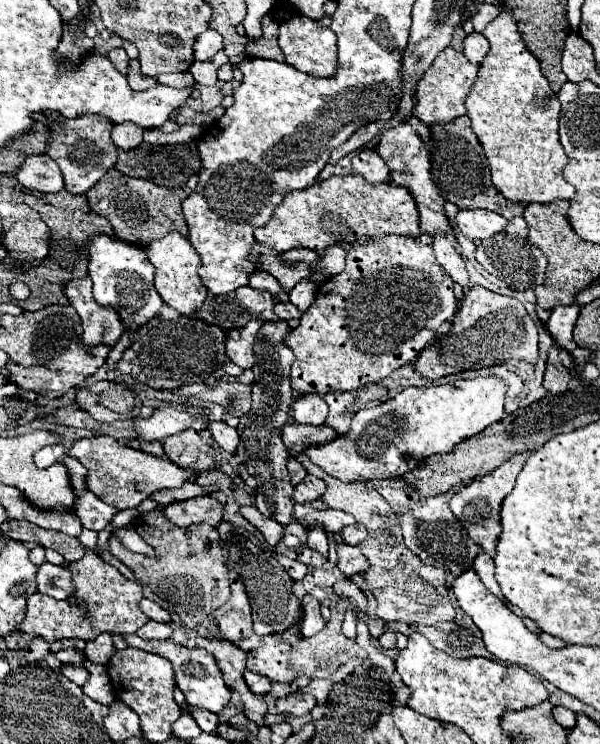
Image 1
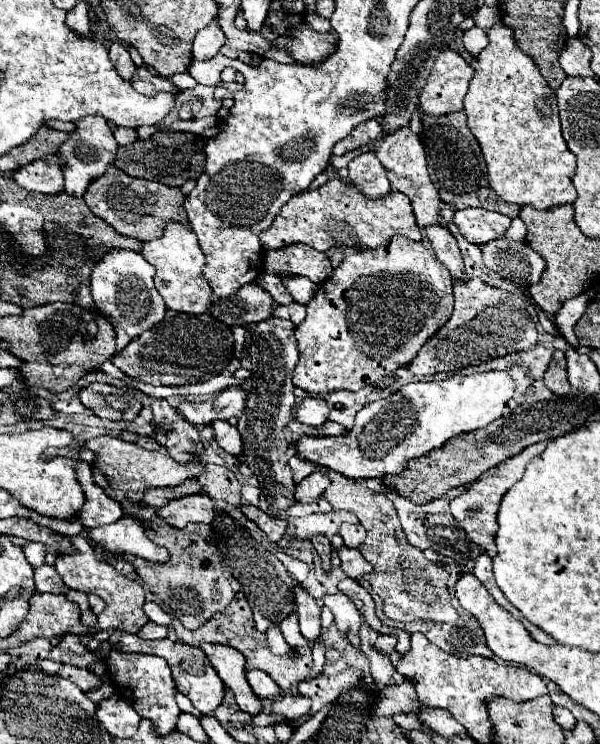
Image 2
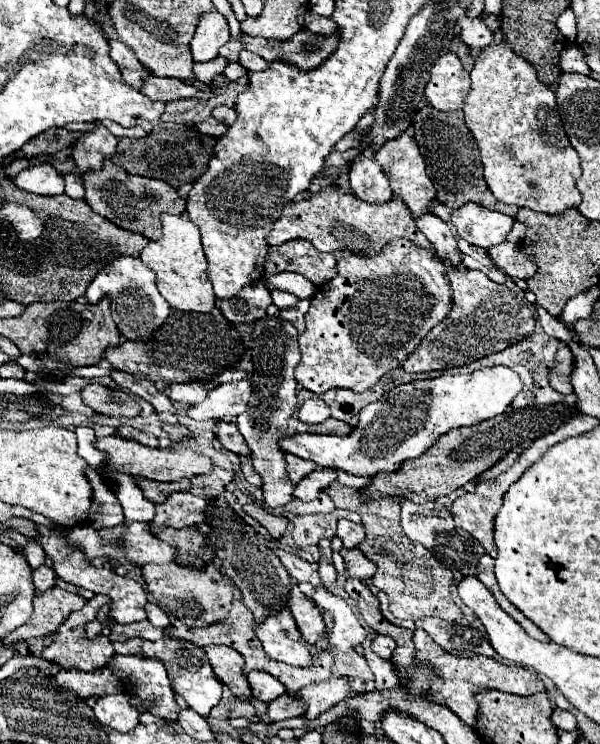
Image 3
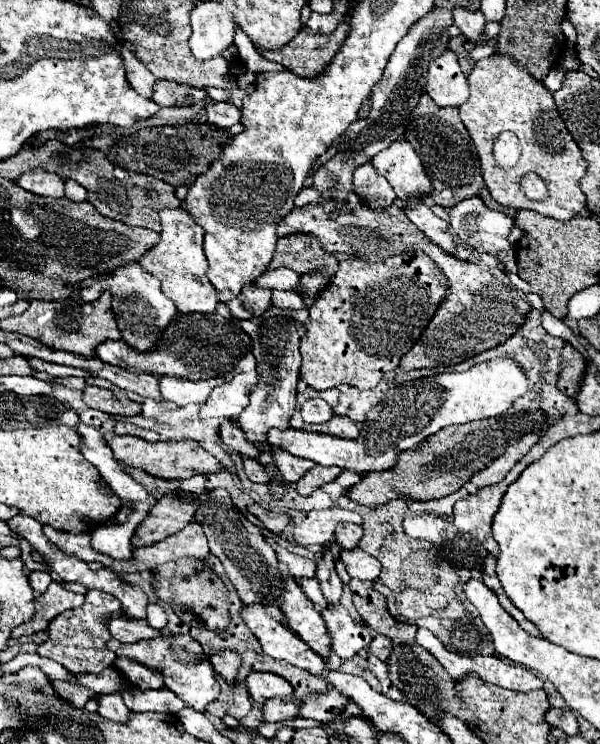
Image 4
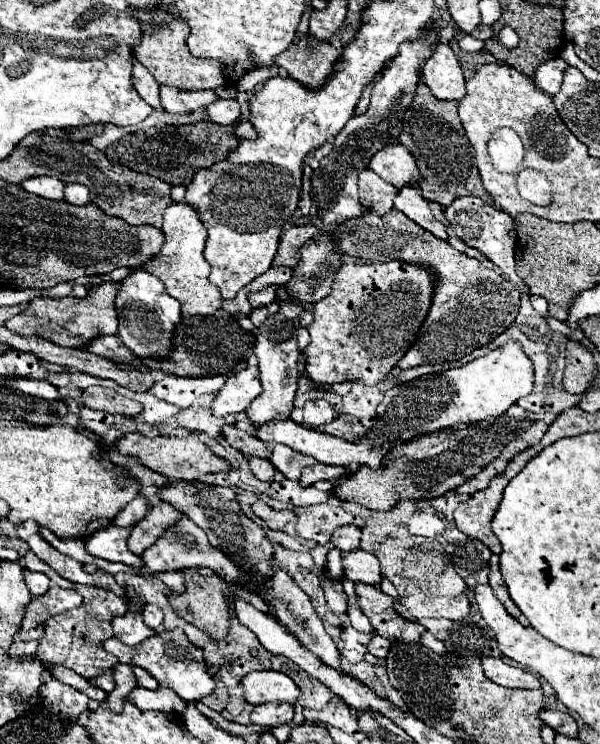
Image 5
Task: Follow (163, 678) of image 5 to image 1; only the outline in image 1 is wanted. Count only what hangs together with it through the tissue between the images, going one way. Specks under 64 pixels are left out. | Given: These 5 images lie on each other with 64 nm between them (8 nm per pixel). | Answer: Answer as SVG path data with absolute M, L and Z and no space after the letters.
M136 634L124 636L126 644L132 648L140 648L146 652L154 652L158 656L164 656L172 662L174 666L174 678L176 678L176 686L182 690L182 694L186 696L188 704L210 710L210 712L220 712L228 700L230 700L230 690L224 684L222 676L220 676L220 668L216 668L216 660L212 660L212 656L208 656L208 652L204 652L202 648L186 648L180 646L176 642L168 640L142 640Z

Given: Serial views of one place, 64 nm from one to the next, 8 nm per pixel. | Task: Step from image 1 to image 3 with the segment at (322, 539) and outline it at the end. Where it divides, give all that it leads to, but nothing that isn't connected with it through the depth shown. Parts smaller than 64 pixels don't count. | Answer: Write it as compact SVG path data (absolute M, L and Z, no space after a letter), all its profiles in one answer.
M322 540L320 544L320 568L318 568L318 574L320 574L320 580L322 580L322 586L324 588L330 588L336 584L336 568L332 564L332 548L330 548L330 542L328 540Z

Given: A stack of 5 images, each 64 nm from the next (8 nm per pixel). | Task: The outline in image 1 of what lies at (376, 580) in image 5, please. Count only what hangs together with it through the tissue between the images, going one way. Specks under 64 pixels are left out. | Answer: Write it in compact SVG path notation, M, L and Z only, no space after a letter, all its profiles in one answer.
M338 544L336 548L338 552L338 568L346 574L346 576L354 576L354 574L364 574L370 564L364 558L364 554L360 552L358 546L348 546L348 544Z

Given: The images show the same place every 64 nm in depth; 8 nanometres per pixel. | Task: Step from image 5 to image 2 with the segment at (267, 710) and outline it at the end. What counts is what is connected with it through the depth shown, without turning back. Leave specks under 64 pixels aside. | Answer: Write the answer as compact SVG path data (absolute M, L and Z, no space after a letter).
M278 696L272 702L272 712L284 716L286 720L302 718L310 710L310 700L304 696Z

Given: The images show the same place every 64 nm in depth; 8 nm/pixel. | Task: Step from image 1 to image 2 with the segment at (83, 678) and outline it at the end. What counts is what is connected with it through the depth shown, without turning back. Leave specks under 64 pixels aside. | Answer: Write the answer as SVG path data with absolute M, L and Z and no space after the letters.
M62 666L62 670L58 672L58 676L64 676L66 680L78 684L78 688L80 688L82 692L100 688L100 686L104 684L104 680L102 680L100 676L96 676L94 672L82 670L82 668L72 668L72 666Z

